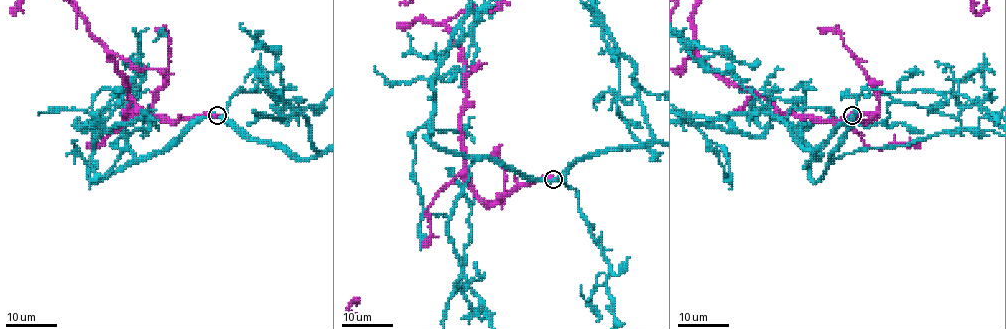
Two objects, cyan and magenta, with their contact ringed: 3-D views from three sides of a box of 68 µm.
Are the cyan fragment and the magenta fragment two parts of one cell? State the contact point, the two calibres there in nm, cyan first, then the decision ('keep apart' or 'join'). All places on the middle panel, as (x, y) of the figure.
(553, 179) | 480/480 nm | keep apart

